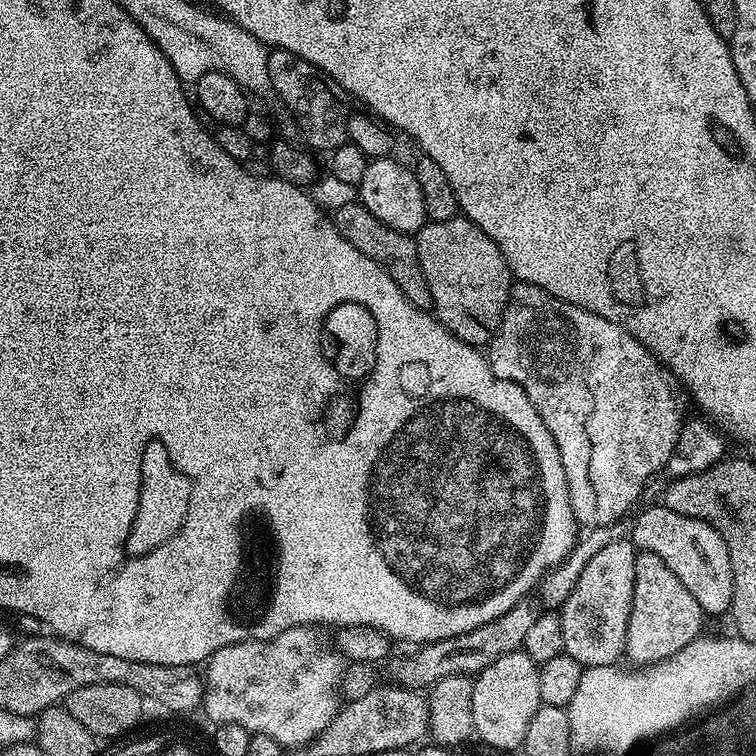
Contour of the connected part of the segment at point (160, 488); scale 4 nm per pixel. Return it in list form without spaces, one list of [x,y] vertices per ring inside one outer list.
[[[152,440],[145,446],[140,462],[140,496],[138,510],[128,531],[128,556],[145,556],[162,546],[182,526],[189,508],[191,484],[187,475],[174,463],[163,441]]]

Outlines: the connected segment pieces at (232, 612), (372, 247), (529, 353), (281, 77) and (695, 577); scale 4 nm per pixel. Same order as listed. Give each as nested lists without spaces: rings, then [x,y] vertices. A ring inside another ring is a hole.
[[[248,512],[248,516],[240,516],[240,528],[236,528],[236,536],[240,536],[240,560],[236,560],[236,581],[230,590],[224,592],[224,613],[231,616],[231,621],[237,623],[238,629],[244,628],[244,632],[248,632],[248,640],[256,640],[256,632],[252,632],[252,628],[260,628],[260,624],[268,620],[268,612],[272,612],[272,604],[276,604],[276,588],[280,588],[280,536],[276,536],[276,528],[272,528],[272,520],[268,520],[264,512]]]
[[[359,202],[342,205],[337,212],[334,212],[334,223],[342,234],[342,238],[346,238],[346,242],[350,242],[350,246],[362,250],[362,254],[366,254],[366,258],[378,262],[378,266],[382,266],[386,270],[386,274],[390,274],[390,278],[394,278],[398,290],[402,290],[402,294],[406,294],[406,298],[410,302],[414,302],[414,306],[425,310],[431,309],[430,286],[426,282],[426,274],[422,274],[422,266],[418,262],[415,239],[409,233],[387,228],[382,222],[378,222],[378,218],[374,218],[374,214],[370,214],[366,210],[364,204]]]
[[[517,283],[513,287],[512,295],[508,298],[508,305],[500,323],[500,329],[496,331],[495,336],[487,345],[486,355],[488,365],[492,367],[494,374],[498,378],[522,386],[522,390],[526,390],[530,402],[534,402],[534,410],[538,410],[542,422],[546,422],[546,430],[550,430],[550,434],[558,446],[558,454],[562,458],[562,470],[566,470],[568,497],[570,498],[572,512],[576,516],[577,525],[593,524],[594,527],[600,528],[603,524],[612,524],[615,520],[622,519],[628,511],[631,513],[637,507],[637,505],[635,506],[636,499],[643,494],[648,479],[655,472],[663,473],[665,471],[670,454],[678,442],[678,434],[682,427],[680,408],[676,405],[675,398],[672,397],[672,388],[668,385],[669,377],[660,361],[649,352],[646,346],[642,346],[642,342],[635,340],[622,326],[618,326],[582,306],[562,302],[562,298],[554,298],[554,294],[546,294],[546,290],[542,290],[538,286],[521,283]]]
[[[271,49],[268,53],[270,62],[270,82],[286,110],[292,115],[292,123],[304,135],[304,140],[312,148],[321,148],[324,154],[330,154],[338,146],[342,146],[348,138],[348,113],[350,97],[346,89],[338,86],[334,78],[330,78],[318,66],[306,62],[306,58],[298,58],[290,50]]]
[[[663,506],[639,512],[635,513],[636,521],[632,524],[632,533],[630,533],[632,543],[640,552],[658,554],[658,558],[662,558],[662,562],[666,562],[666,566],[670,566],[670,570],[674,570],[678,582],[682,582],[682,586],[686,586],[686,590],[690,590],[690,595],[694,597],[694,602],[698,602],[698,606],[704,604],[704,608],[711,609],[711,613],[715,616],[723,616],[732,606],[734,574],[732,573],[732,553],[729,552],[722,534],[718,534],[718,530],[714,530],[714,526],[710,526],[705,520],[678,514]]]

